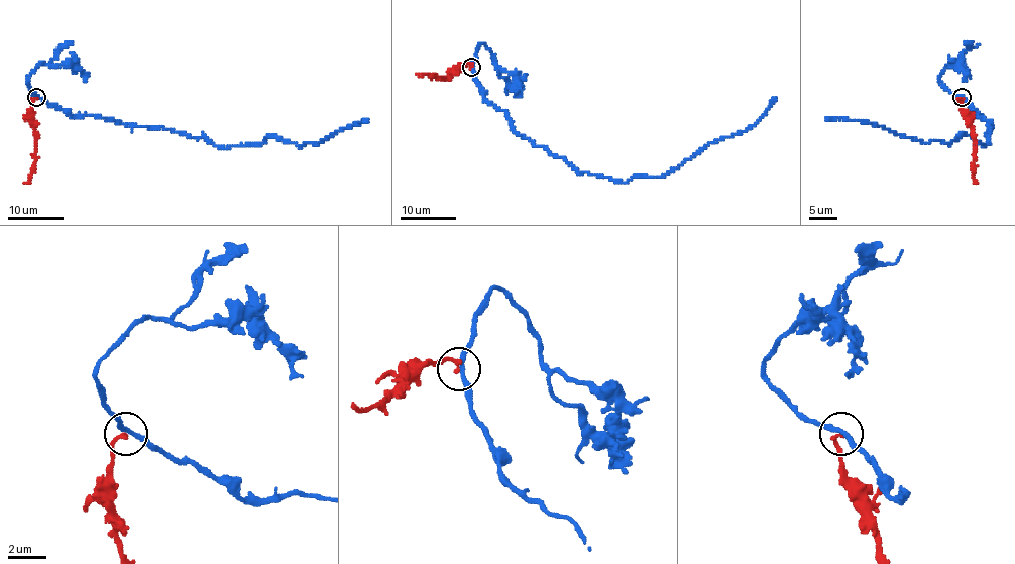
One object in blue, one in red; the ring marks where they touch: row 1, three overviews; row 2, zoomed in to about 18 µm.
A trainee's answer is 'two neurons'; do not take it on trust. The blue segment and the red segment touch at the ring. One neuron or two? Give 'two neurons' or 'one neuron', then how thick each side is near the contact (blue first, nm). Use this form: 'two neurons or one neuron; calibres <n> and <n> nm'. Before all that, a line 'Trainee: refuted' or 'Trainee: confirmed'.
Trainee: confirmed
two neurons; calibres 240 and 190 nm

